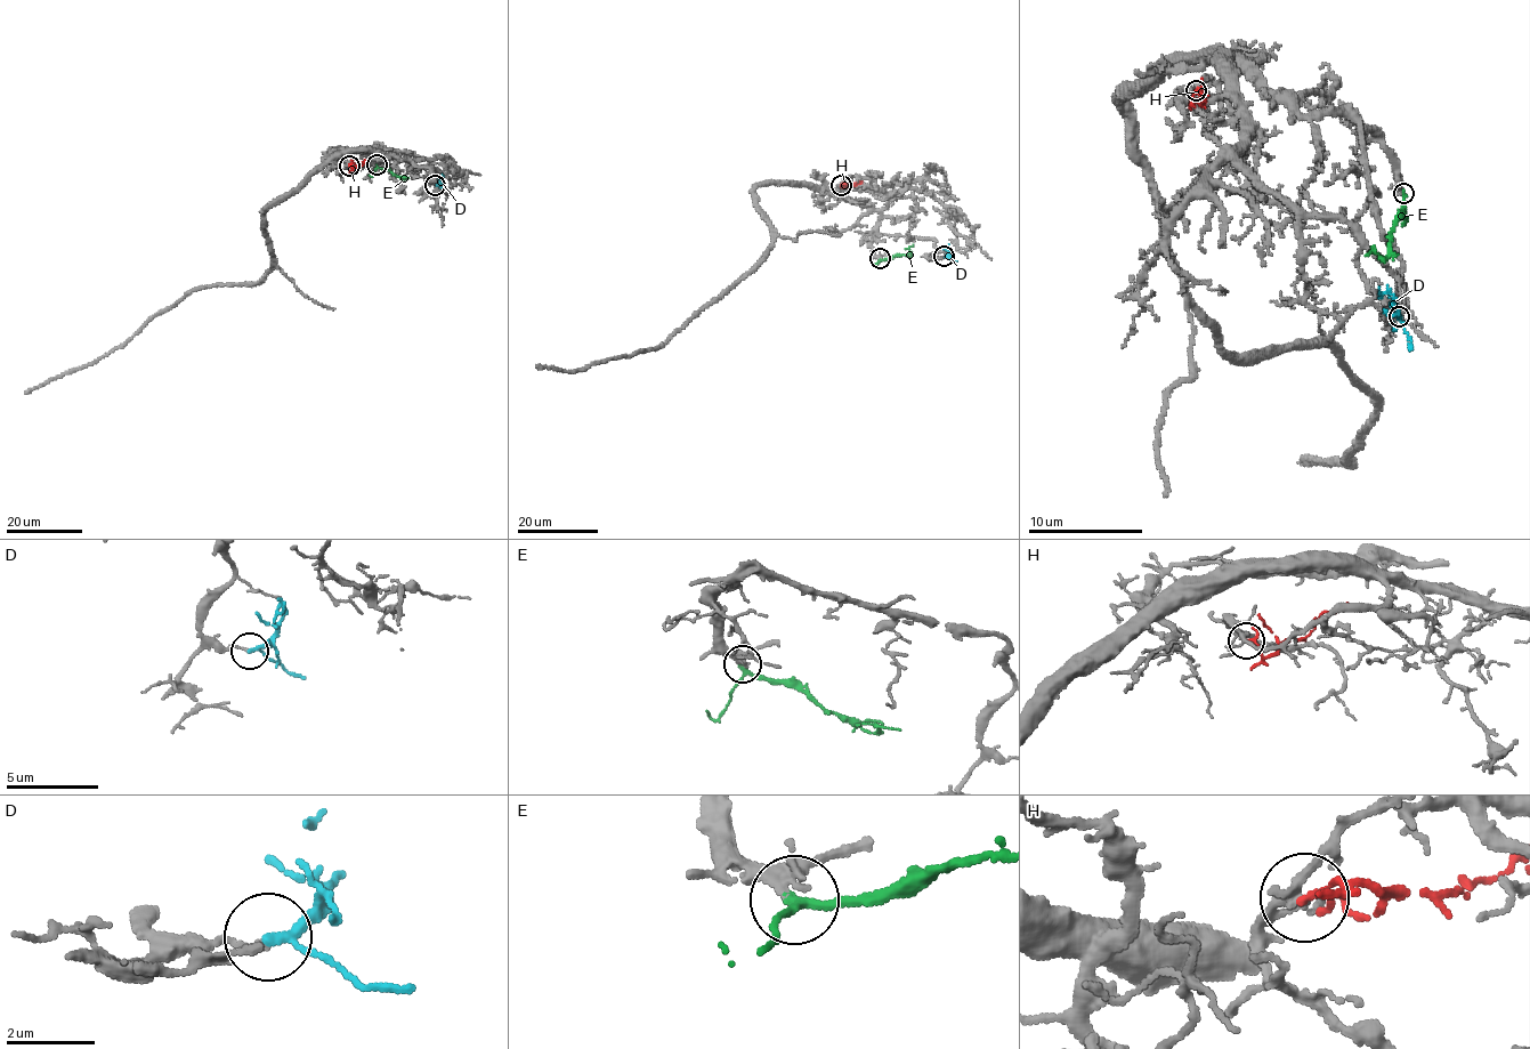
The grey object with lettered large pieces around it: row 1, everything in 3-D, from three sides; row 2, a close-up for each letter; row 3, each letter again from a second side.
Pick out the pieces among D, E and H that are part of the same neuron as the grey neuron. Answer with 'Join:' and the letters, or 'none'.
Join: E

